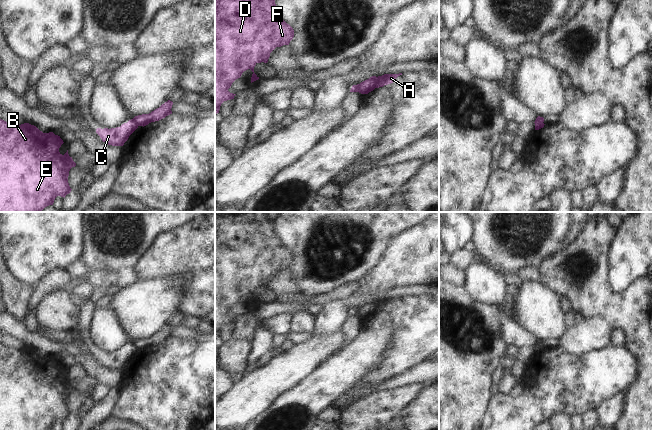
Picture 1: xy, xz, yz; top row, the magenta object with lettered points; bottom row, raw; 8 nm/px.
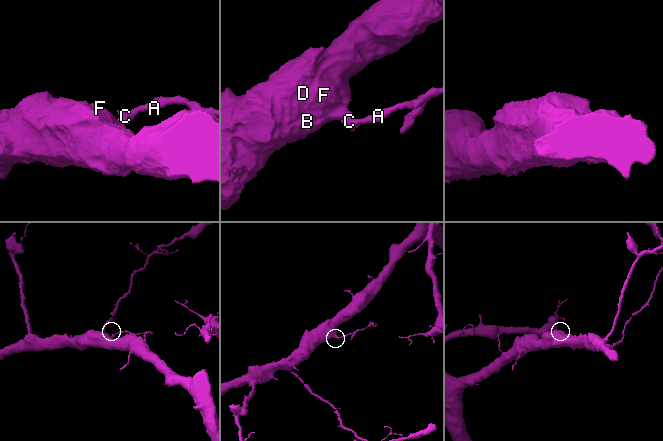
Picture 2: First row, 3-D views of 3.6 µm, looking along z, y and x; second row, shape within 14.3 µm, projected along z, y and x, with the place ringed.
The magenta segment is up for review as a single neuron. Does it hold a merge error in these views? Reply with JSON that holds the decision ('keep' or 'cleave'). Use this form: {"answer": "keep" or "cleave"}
{"answer": "cleave"}

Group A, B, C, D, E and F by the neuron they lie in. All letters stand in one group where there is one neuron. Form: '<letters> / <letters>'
A / B C D E F

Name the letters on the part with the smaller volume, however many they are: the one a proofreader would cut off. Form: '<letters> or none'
A

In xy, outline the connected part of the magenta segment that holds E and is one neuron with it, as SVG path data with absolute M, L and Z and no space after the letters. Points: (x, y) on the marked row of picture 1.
M0 119L0 212L41 212L45 207L53 205L57 196L65 198L71 192L68 176L76 163L68 150L64 155L59 152L63 143L60 136L53 132L43 133L29 123L17 125Z

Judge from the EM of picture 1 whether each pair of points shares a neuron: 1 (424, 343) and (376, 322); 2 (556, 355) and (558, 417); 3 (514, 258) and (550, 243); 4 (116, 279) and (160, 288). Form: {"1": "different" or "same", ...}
{"1": "same", "2": "different", "3": "same", "4": "different"}

